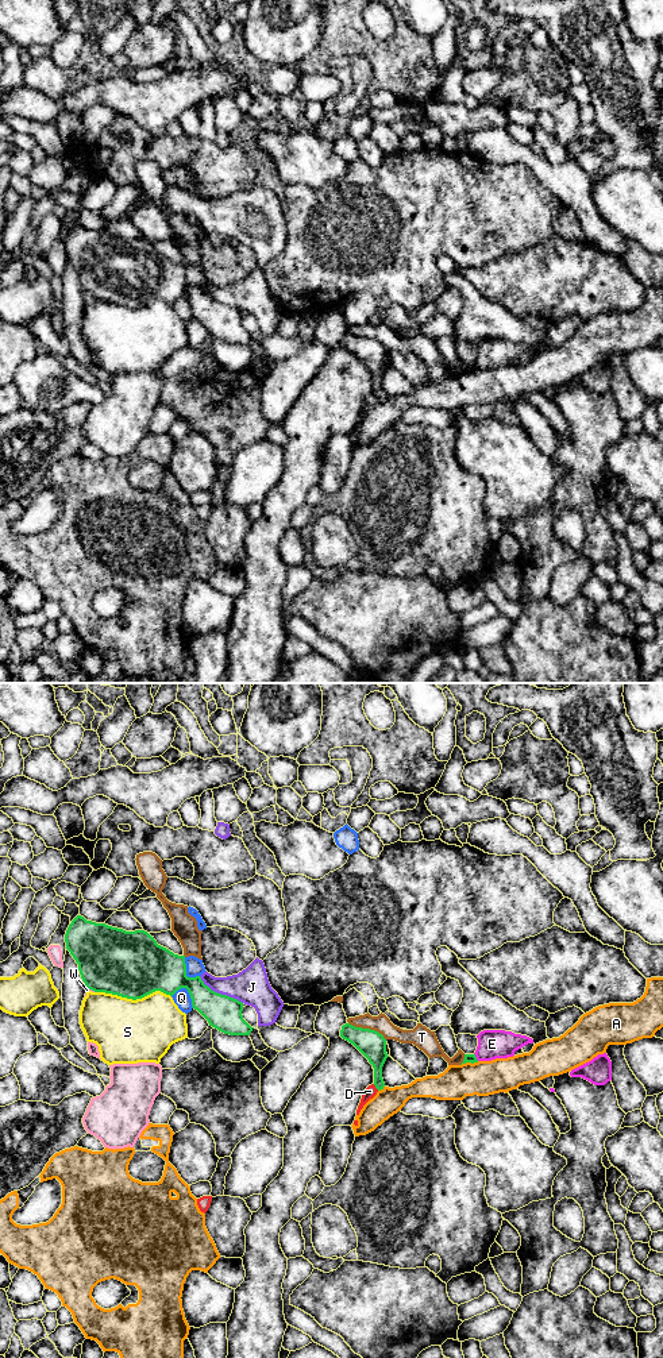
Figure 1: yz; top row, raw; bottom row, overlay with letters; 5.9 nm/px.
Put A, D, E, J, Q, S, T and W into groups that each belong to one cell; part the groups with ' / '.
A / D / E / J / Q / S / T / W

